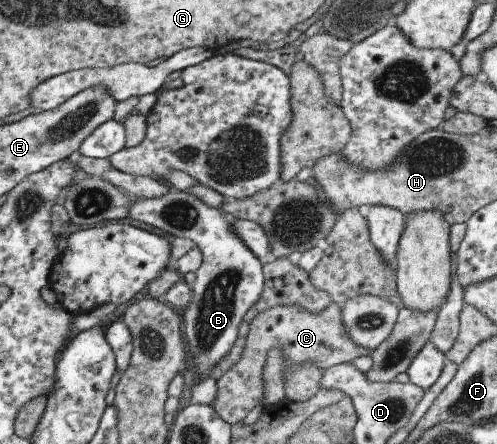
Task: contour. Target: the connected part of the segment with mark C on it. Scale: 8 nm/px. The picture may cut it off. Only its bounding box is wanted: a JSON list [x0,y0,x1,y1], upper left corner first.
[211,302,371,426]

